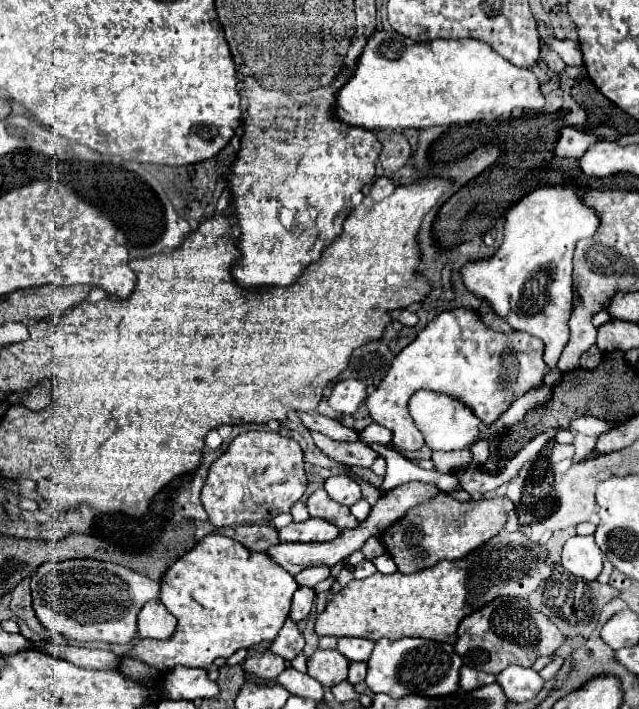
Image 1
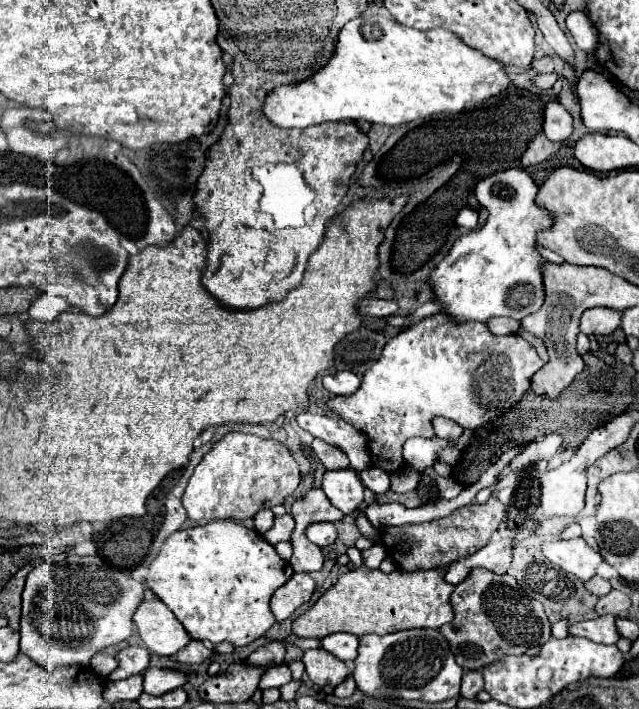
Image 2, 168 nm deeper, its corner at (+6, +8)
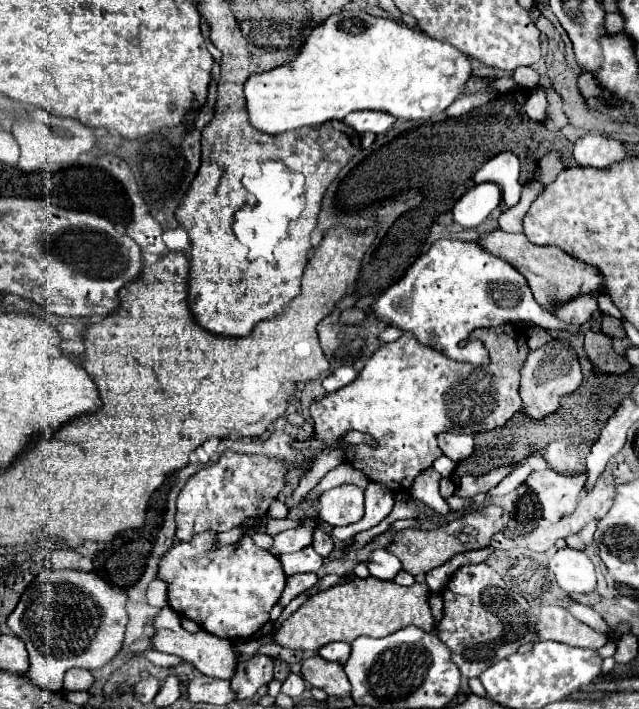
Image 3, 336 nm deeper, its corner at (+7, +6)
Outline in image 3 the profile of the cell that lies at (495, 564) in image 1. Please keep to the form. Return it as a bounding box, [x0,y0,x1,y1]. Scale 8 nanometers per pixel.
[272,577,434,651]

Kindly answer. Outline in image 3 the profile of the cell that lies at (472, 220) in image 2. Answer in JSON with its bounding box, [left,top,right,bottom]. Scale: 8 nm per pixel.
[454,183,502,227]

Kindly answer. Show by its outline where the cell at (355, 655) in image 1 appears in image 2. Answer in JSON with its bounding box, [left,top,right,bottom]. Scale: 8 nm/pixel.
[321,633,359,661]

